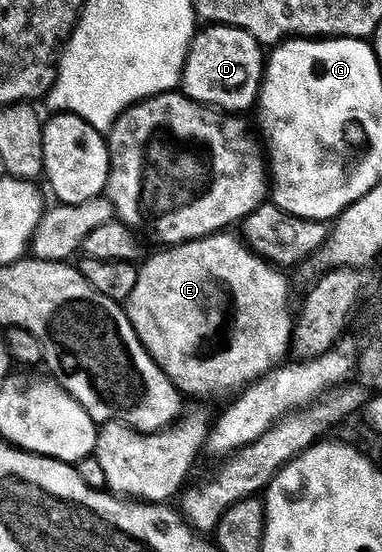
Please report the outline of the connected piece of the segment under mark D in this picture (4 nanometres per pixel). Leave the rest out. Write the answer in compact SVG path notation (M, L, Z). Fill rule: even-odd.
M209 23L204 26L194 37L189 47L189 58L185 61L185 67L181 74L180 92L192 101L198 101L204 105L212 105L214 109L220 109L234 115L244 114L244 109L249 109L258 104L259 86L263 80L263 70L267 64L266 54L261 54L262 42L251 36L247 31L228 23Z

